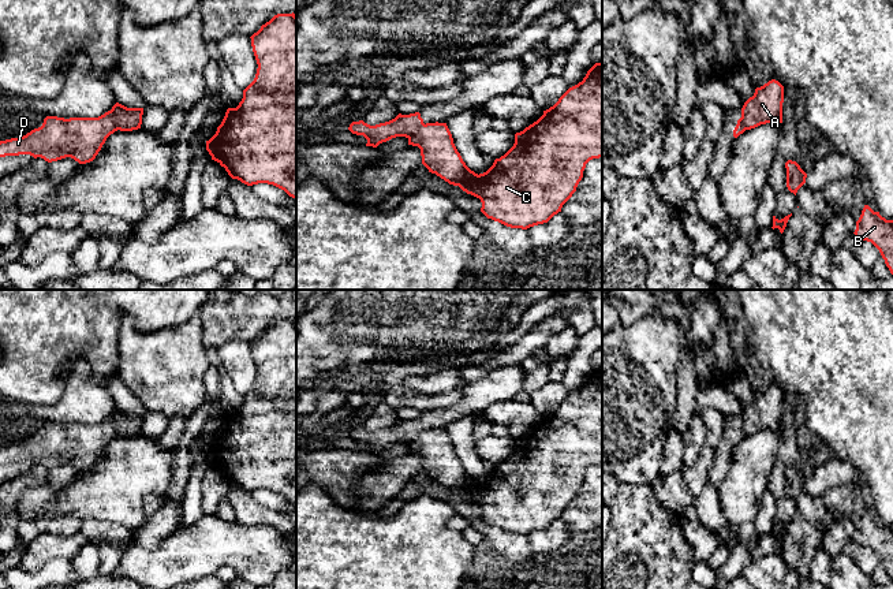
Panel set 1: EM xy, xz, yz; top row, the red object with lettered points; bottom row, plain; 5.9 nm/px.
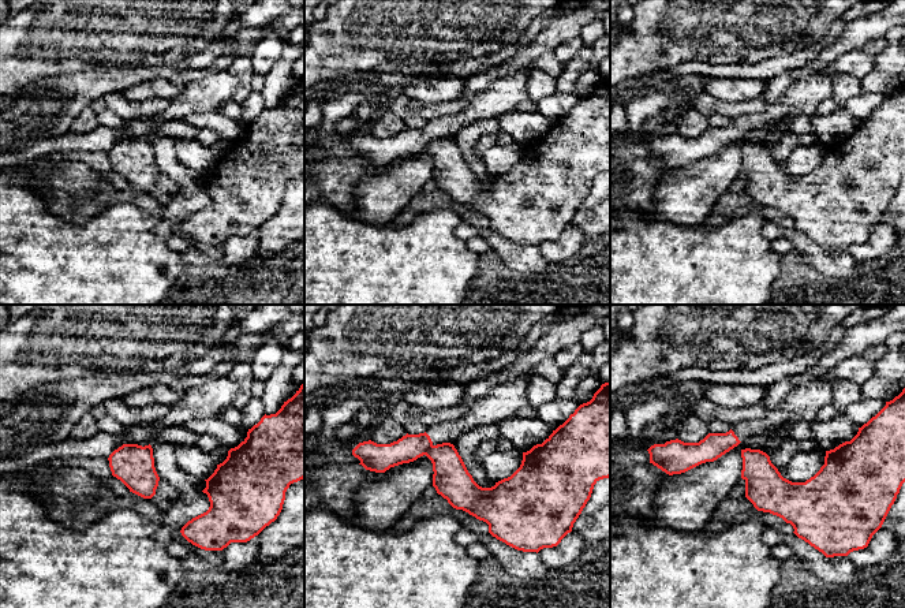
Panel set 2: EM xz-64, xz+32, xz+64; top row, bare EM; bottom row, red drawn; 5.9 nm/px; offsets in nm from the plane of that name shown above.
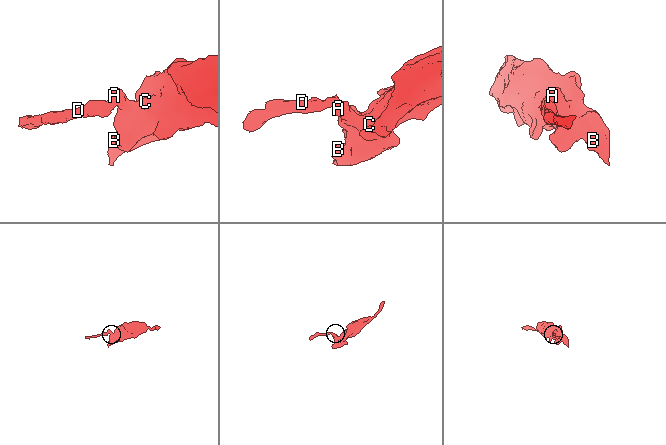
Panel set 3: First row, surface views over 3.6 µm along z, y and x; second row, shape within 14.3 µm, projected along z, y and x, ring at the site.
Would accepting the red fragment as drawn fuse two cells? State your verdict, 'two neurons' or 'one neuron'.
two neurons

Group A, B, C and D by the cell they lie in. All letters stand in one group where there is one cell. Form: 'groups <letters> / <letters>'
groups A B C / D

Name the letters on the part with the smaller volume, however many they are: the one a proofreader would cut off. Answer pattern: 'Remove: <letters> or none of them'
Remove: D

